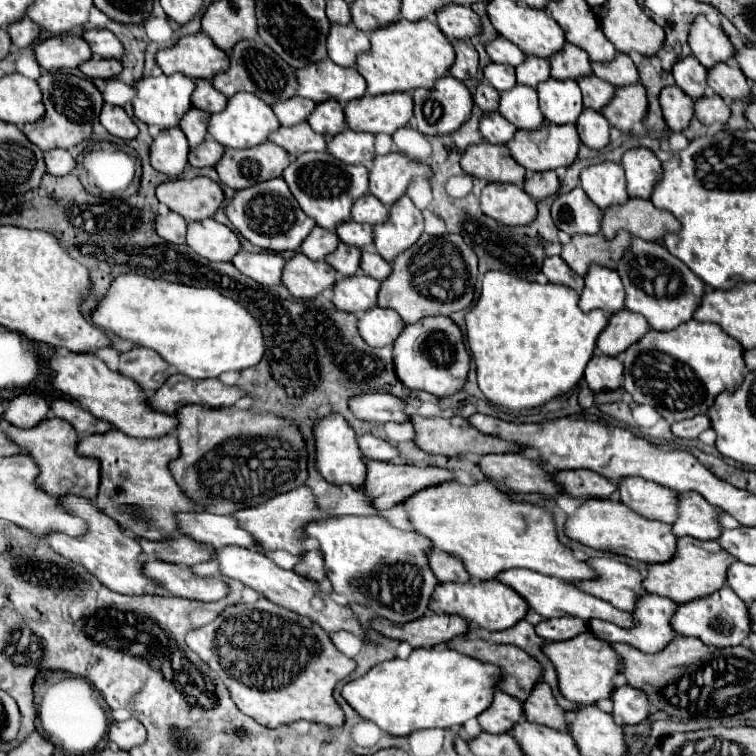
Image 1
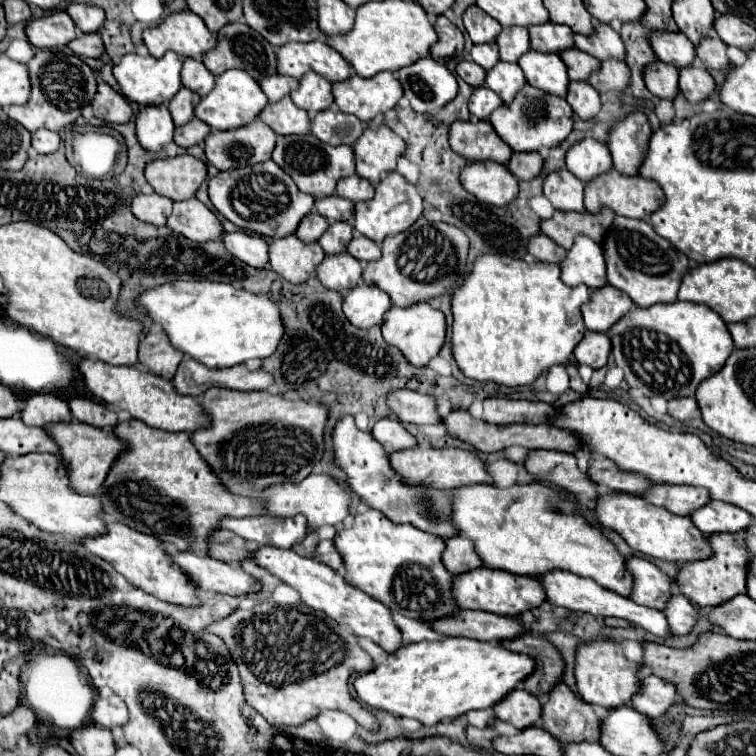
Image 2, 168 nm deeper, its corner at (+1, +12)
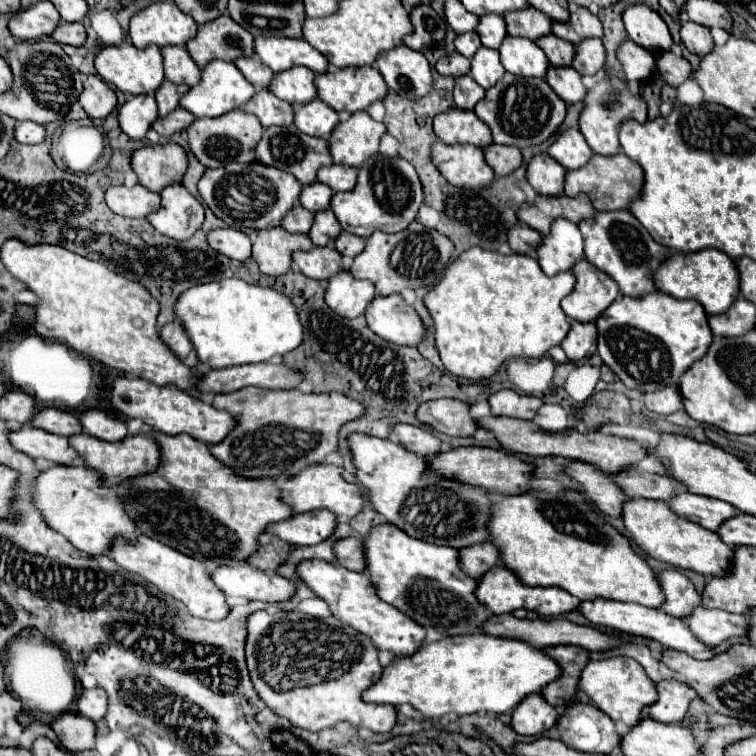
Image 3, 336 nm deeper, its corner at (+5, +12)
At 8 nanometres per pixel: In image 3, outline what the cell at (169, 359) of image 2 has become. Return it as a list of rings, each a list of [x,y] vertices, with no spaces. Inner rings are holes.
[[[170,322],[170,324],[166,324],[164,328],[160,328],[158,334],[160,334],[162,342],[164,342],[180,360],[184,360],[184,358],[190,354],[192,342],[190,342],[190,338],[186,336],[184,328],[180,326],[180,322]]]

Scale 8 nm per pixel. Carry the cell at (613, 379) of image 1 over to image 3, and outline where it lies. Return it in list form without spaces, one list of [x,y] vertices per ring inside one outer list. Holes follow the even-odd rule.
[[[572,322],[568,336],[562,340],[562,350],[566,352],[568,360],[584,360],[596,354],[596,324],[594,322]]]

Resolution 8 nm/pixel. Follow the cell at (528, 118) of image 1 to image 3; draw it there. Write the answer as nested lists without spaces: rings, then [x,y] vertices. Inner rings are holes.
[[[480,48],[480,52],[476,52],[476,56],[472,58],[472,78],[484,88],[492,88],[492,84],[496,84],[500,80],[500,76],[504,76],[504,66],[500,64],[500,56],[498,50],[492,48]]]

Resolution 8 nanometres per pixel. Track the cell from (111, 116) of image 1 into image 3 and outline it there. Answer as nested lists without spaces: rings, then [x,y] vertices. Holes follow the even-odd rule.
[[[84,76],[84,92],[80,94],[78,102],[94,120],[106,118],[118,106],[114,90],[98,76]]]

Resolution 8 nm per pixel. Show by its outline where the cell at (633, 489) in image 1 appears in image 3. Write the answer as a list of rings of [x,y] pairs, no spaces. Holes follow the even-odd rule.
[[[680,492],[674,496],[674,500],[668,500],[668,506],[672,506],[678,516],[702,524],[708,530],[716,530],[720,522],[732,518],[736,514],[736,508],[728,502],[720,502],[716,498],[698,496],[692,492]]]

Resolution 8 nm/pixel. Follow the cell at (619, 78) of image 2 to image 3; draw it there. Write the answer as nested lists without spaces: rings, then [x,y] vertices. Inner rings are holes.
[[[588,38],[576,46],[576,56],[572,68],[582,76],[596,76],[596,72],[604,72],[606,50],[600,38]]]

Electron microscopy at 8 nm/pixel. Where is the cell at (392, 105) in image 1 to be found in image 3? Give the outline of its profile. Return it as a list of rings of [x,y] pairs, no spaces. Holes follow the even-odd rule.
[[[342,68],[316,76],[318,98],[336,112],[362,112],[370,104],[384,100],[388,86],[376,68]]]

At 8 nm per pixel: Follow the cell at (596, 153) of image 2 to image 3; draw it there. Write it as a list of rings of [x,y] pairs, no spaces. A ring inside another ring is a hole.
[[[570,128],[556,138],[556,142],[548,148],[548,154],[566,170],[576,170],[582,168],[594,152],[592,148],[588,148],[588,142],[584,140],[582,132],[578,128]]]

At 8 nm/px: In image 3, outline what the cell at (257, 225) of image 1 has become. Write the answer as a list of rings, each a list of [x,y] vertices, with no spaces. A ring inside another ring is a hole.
[[[232,162],[224,168],[206,170],[198,182],[198,192],[208,208],[228,226],[238,230],[264,230],[280,226],[286,212],[298,206],[302,184],[292,174],[260,162]]]

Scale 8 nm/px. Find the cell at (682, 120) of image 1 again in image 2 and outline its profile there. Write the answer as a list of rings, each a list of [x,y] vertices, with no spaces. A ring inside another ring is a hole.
[[[656,60],[654,64],[644,66],[642,78],[644,78],[646,88],[654,96],[674,100],[674,96],[678,92],[678,68],[674,68],[672,64],[664,64],[664,62]]]

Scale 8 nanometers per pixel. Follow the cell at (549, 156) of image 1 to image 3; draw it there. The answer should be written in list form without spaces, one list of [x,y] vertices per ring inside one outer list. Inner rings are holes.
[[[506,72],[506,76],[496,86],[486,90],[484,100],[476,104],[474,112],[482,122],[490,126],[494,144],[528,148],[546,142],[558,132],[560,124],[566,118],[566,104],[556,96],[546,80],[512,76]]]

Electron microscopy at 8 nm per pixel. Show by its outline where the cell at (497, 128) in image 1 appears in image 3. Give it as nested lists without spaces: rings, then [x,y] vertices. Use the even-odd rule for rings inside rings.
[[[460,76],[456,78],[456,86],[454,86],[454,104],[460,110],[472,110],[480,98],[484,98],[484,88],[480,88],[480,84],[476,84],[472,80],[472,76]]]

